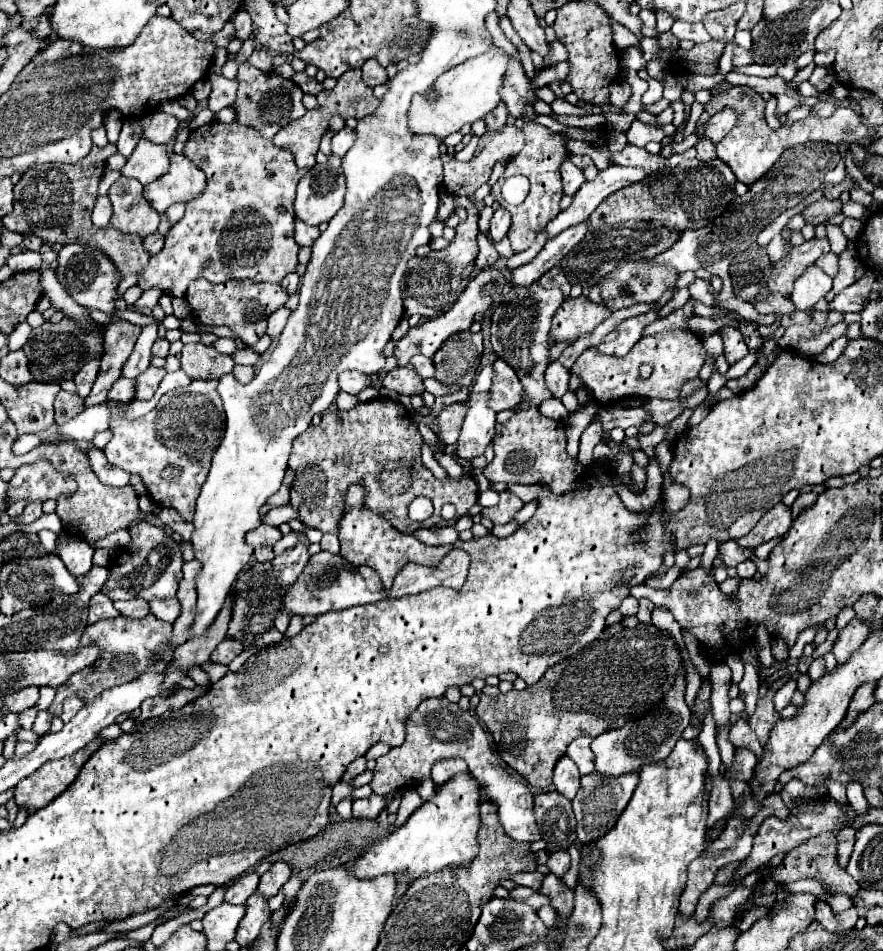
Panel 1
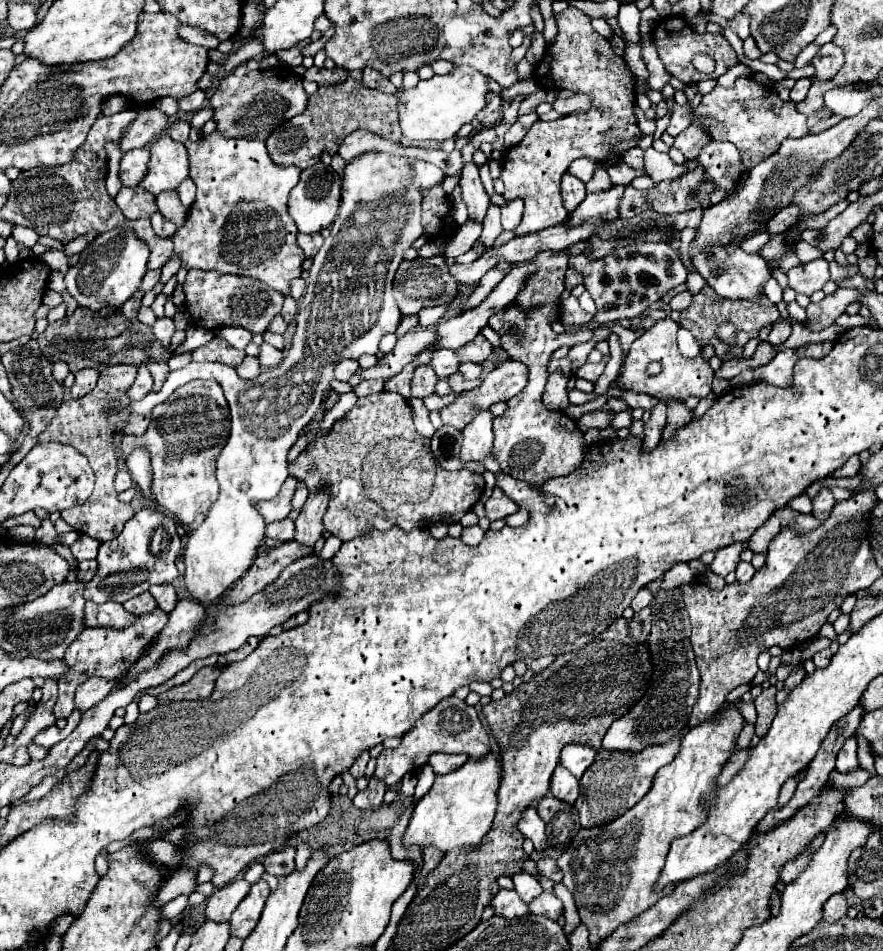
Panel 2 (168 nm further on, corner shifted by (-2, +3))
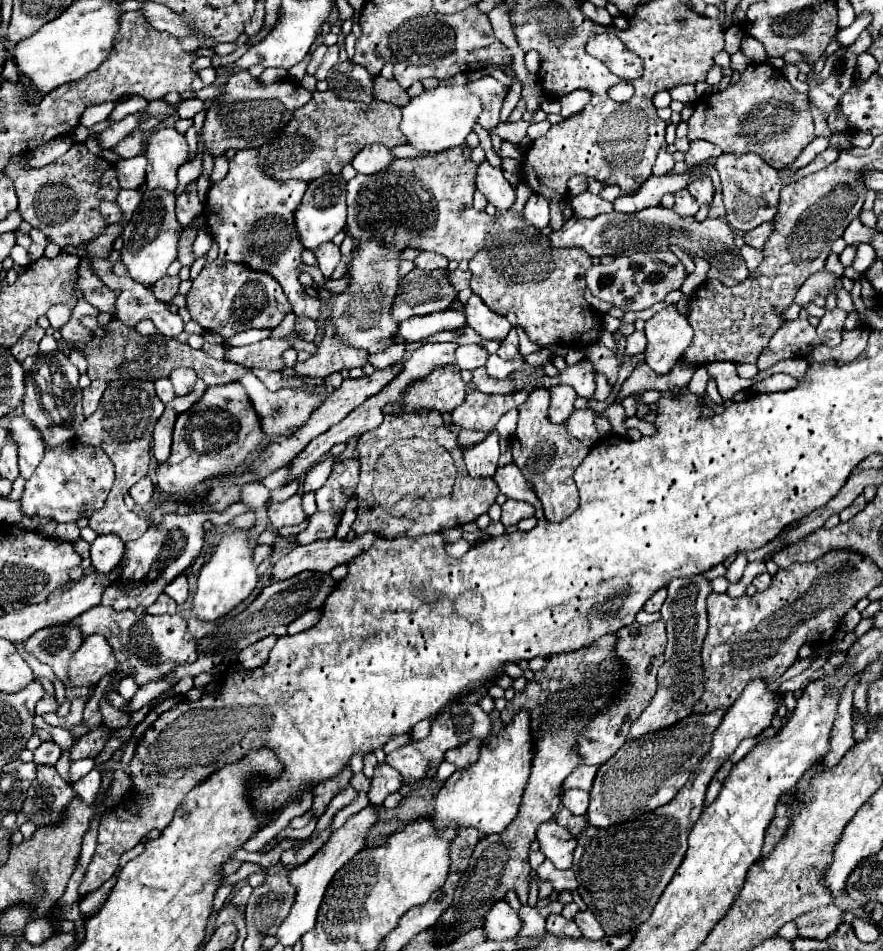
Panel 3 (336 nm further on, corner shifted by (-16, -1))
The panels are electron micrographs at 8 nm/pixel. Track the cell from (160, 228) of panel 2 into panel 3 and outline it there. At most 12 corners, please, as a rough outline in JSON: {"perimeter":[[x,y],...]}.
{"perimeter":[[196,181],[178,195],[176,219],[188,227],[202,213]]}

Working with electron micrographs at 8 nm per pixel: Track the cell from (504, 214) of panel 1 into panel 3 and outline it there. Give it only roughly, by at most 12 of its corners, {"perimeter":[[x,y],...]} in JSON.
{"perimeter":[[532,195],[524,217],[544,229],[550,223],[550,205],[540,195]]}

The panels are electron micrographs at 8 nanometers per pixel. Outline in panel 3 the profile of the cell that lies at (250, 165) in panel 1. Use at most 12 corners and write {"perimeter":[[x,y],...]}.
{"perimeter":[[236,151],[206,195],[218,257],[270,273],[294,313],[320,301],[298,281],[294,209],[304,181],[280,183],[258,151]]}

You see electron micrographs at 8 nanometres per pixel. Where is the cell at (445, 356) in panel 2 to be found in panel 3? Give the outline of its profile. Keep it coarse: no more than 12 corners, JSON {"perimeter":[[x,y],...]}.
{"perimeter":[[480,343],[462,345],[456,365],[474,371],[486,365],[488,351]]}

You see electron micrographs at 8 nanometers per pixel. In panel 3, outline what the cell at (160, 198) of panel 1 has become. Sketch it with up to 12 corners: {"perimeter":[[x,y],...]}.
{"perimeter":[[172,127],[150,135],[144,155],[148,189],[174,191],[188,157]]}

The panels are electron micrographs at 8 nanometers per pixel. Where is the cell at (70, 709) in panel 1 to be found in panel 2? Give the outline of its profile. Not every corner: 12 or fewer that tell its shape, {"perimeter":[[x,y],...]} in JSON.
{"perimeter":[[90,677],[76,689],[74,707],[84,713],[102,701],[114,681]]}

